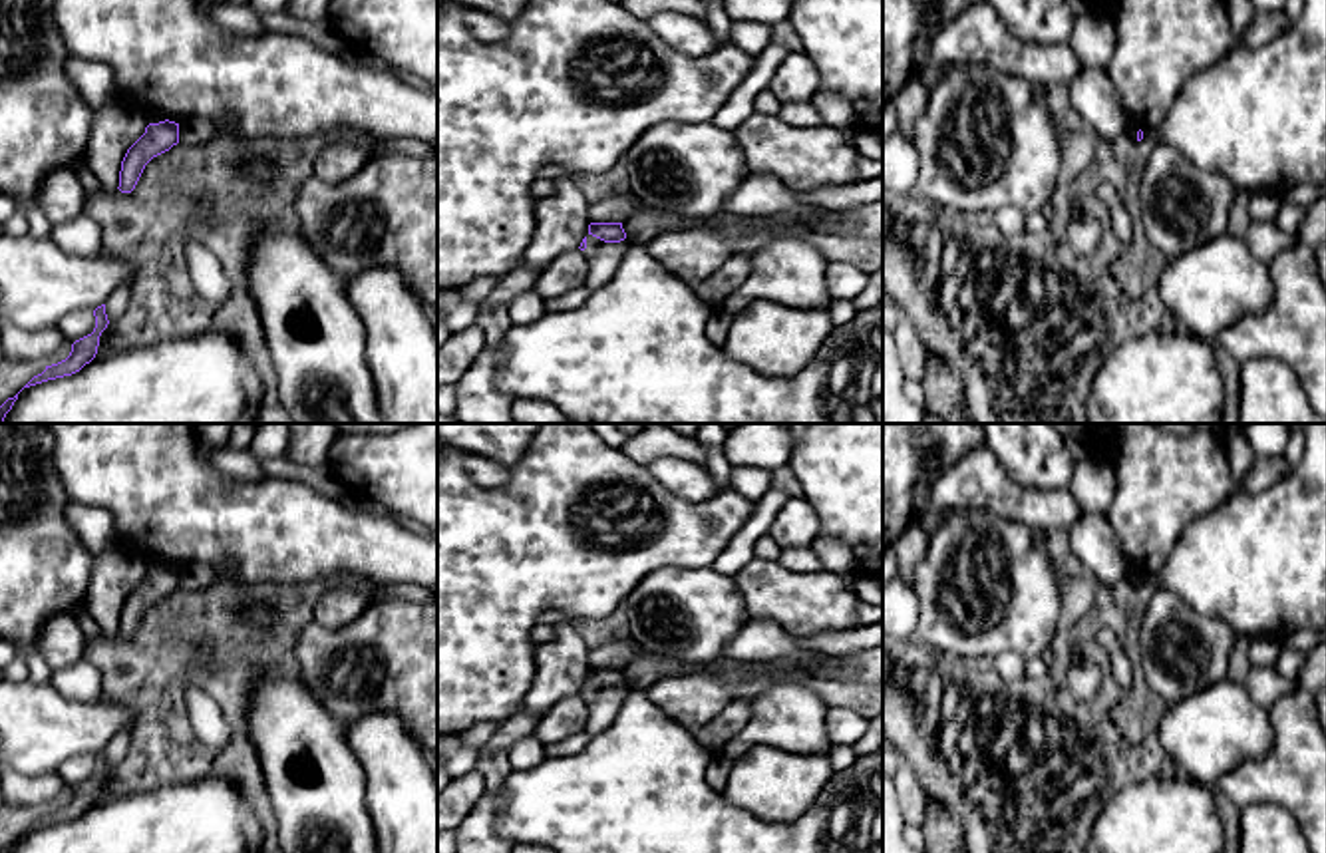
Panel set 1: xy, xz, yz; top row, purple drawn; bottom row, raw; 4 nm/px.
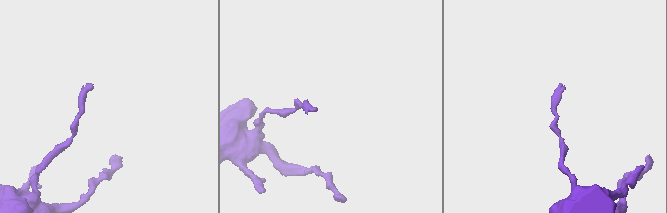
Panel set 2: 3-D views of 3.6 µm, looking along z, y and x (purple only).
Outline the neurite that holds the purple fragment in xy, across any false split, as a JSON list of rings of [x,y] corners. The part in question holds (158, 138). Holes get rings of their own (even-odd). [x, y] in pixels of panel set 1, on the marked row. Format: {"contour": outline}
{"contour": [[[159,121],[159,123],[149,123],[145,127],[145,133],[127,149],[123,161],[121,161],[121,171],[119,171],[119,191],[121,193],[131,193],[145,169],[145,165],[169,151],[173,145],[179,143],[179,123],[175,121]]]}

